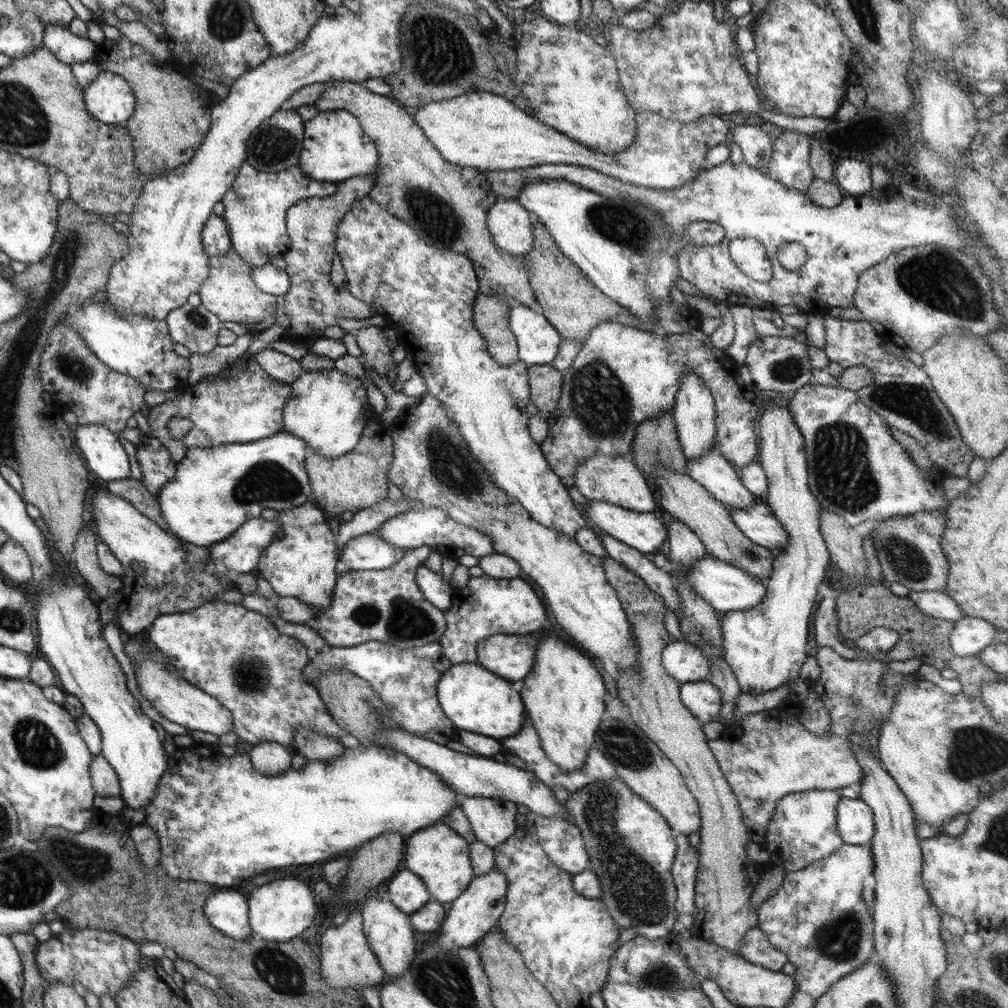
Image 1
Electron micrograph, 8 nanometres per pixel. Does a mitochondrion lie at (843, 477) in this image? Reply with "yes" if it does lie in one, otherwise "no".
yes

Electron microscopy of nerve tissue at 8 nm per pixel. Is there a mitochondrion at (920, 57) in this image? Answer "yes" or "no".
no

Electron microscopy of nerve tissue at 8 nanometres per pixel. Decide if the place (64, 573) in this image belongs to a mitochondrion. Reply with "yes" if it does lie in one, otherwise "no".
no

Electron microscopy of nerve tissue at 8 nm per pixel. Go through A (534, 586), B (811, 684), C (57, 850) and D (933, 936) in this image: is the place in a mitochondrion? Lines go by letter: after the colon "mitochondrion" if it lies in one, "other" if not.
A: other
B: other
C: mitochondrion
D: other

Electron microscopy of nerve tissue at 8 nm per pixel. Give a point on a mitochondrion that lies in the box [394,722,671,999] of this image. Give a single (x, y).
(628, 747)

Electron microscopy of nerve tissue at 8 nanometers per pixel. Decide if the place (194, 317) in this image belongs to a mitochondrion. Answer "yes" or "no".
yes

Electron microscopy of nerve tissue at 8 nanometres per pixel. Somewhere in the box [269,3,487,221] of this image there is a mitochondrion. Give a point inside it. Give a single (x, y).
(447, 61)

